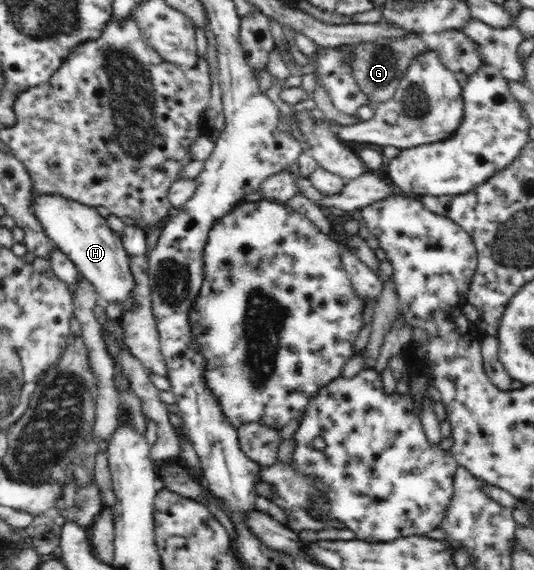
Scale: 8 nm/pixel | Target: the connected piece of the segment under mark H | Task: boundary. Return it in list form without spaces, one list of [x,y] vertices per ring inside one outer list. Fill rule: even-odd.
[[[34,190],[31,207],[54,246],[66,254],[69,260],[96,290],[104,304],[114,301],[122,303],[123,312],[136,308],[132,299],[134,277],[130,260],[124,249],[120,234],[110,228],[107,219],[100,216],[95,207],[82,204],[62,195],[38,193]]]

